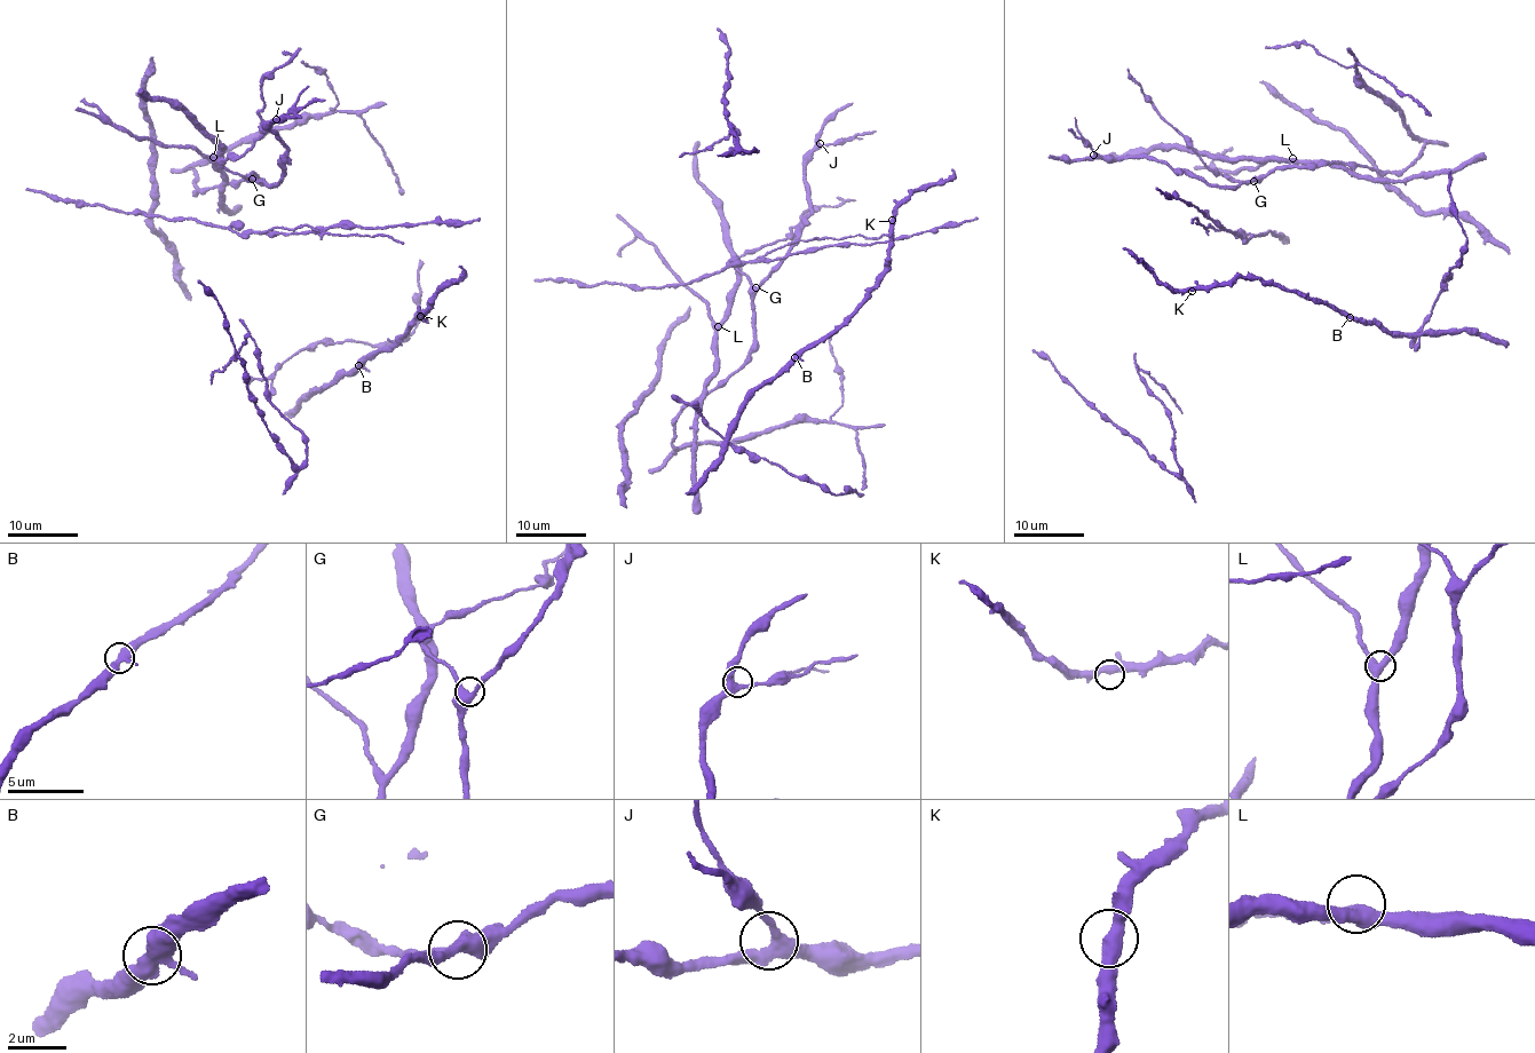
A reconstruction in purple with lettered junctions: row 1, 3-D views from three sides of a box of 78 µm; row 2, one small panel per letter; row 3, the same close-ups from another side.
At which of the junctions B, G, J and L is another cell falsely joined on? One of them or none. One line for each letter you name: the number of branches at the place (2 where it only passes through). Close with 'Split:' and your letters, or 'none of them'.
Split: none of them

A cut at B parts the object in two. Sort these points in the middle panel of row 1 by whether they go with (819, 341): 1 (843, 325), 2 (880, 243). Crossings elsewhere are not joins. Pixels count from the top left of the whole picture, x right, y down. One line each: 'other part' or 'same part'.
1: same part
2: other part

